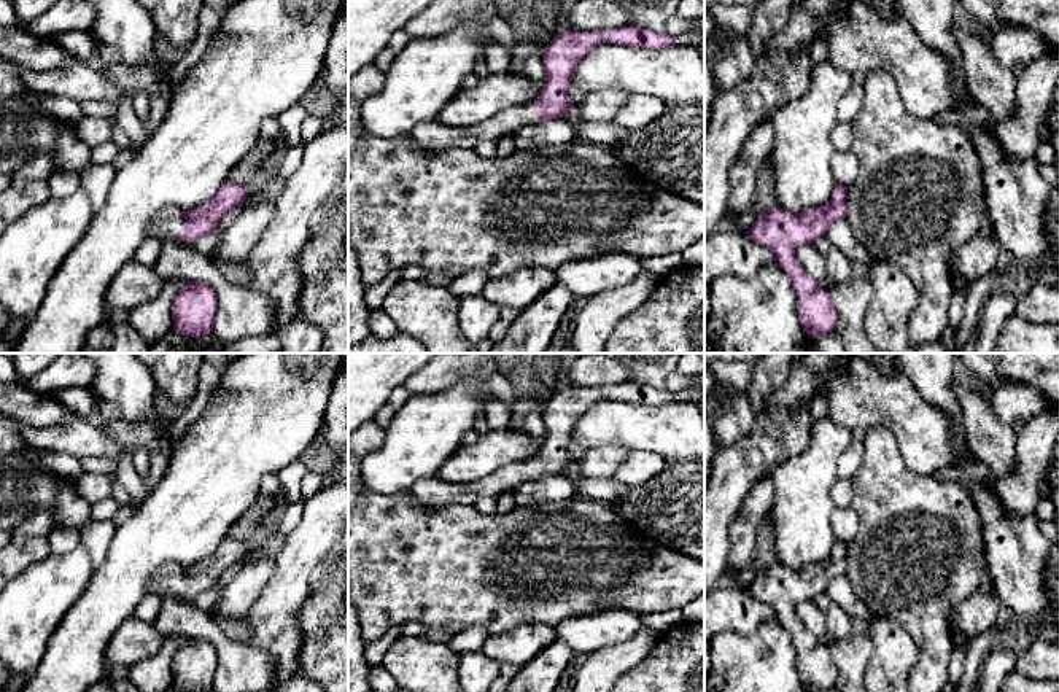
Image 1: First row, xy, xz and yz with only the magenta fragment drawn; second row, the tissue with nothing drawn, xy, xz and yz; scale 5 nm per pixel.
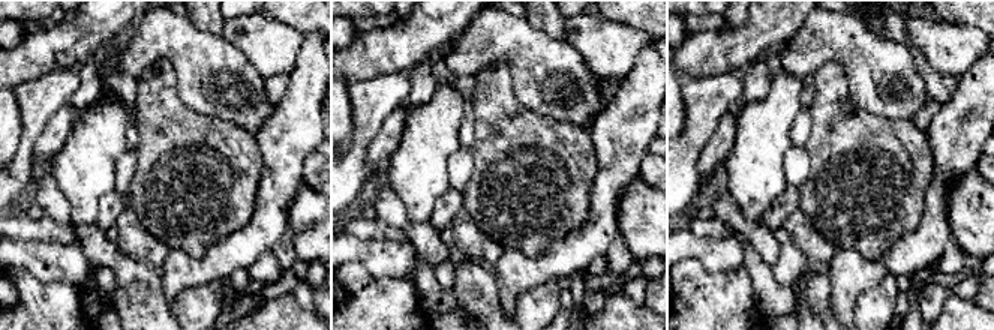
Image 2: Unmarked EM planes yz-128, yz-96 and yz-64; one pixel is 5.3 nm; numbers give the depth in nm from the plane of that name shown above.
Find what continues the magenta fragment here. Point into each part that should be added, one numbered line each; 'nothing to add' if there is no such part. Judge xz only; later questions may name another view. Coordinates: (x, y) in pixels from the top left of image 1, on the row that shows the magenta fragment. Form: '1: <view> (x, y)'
1: xz (434, 137)

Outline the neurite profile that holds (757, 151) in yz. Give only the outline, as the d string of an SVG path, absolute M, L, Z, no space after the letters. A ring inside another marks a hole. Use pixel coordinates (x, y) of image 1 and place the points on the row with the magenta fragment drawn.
M765 119L746 142L743 153L730 170L728 216L739 216L755 200L757 178L770 162L776 145L771 119Z

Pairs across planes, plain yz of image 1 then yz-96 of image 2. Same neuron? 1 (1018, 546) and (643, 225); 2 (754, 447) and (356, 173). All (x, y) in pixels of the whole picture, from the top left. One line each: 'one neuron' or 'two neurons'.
1: one neuron
2: one neuron

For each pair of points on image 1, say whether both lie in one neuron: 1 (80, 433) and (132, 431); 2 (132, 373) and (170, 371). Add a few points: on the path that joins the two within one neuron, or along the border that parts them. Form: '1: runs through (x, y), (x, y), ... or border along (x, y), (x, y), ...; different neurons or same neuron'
1: runs through (93, 435), (120, 435); same neuron
2: border along (148, 369), (158, 388); different neurons

